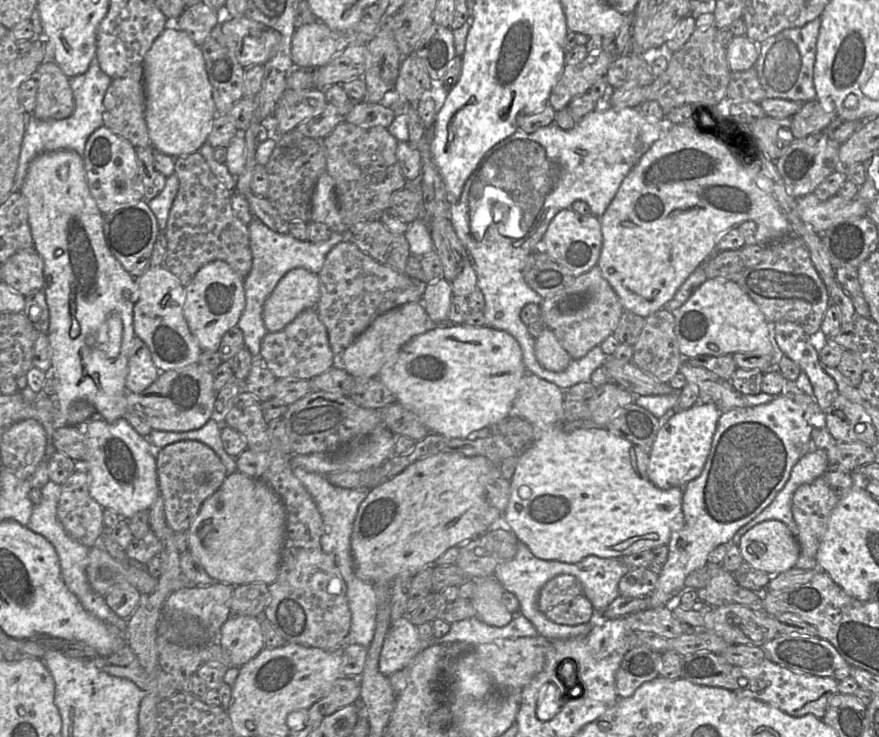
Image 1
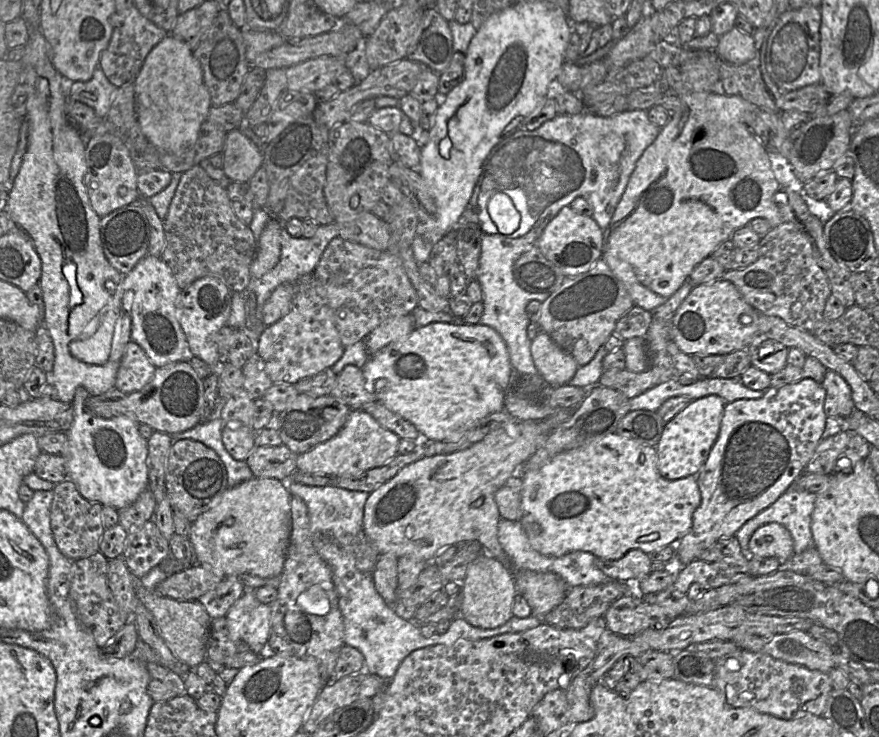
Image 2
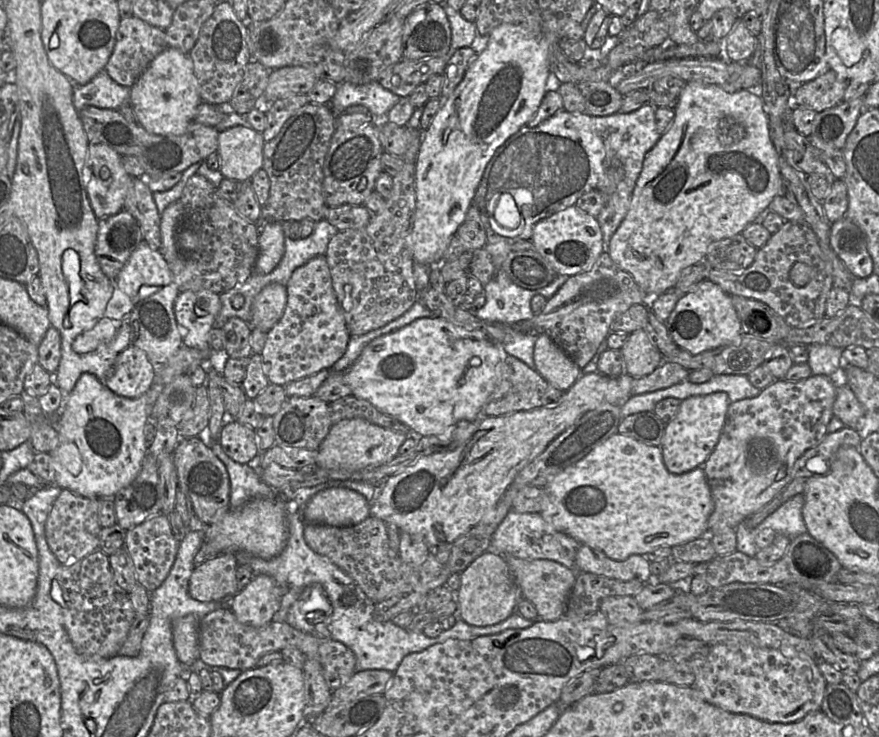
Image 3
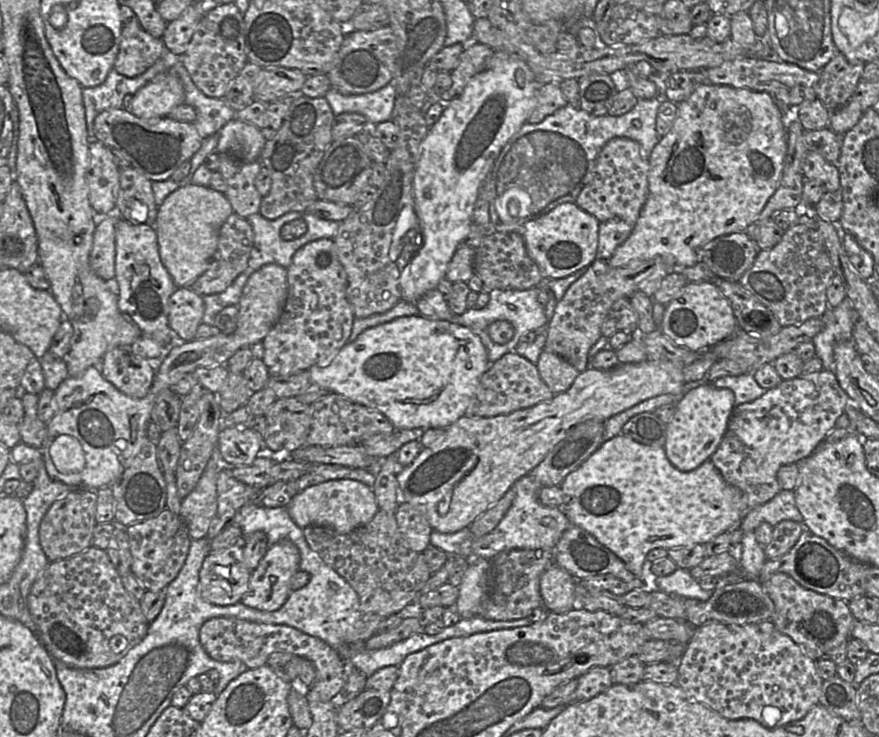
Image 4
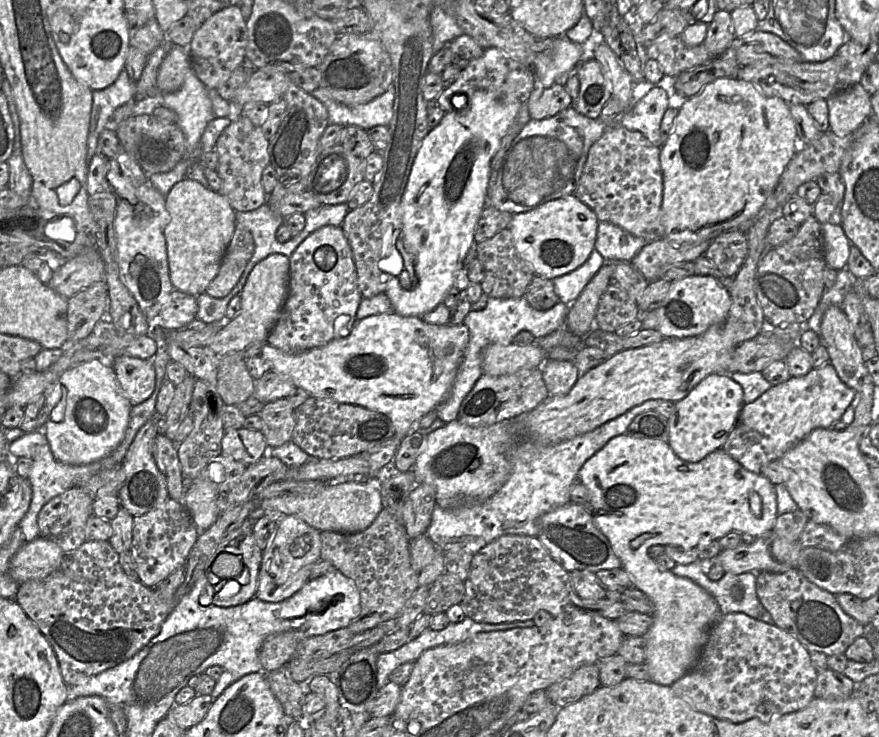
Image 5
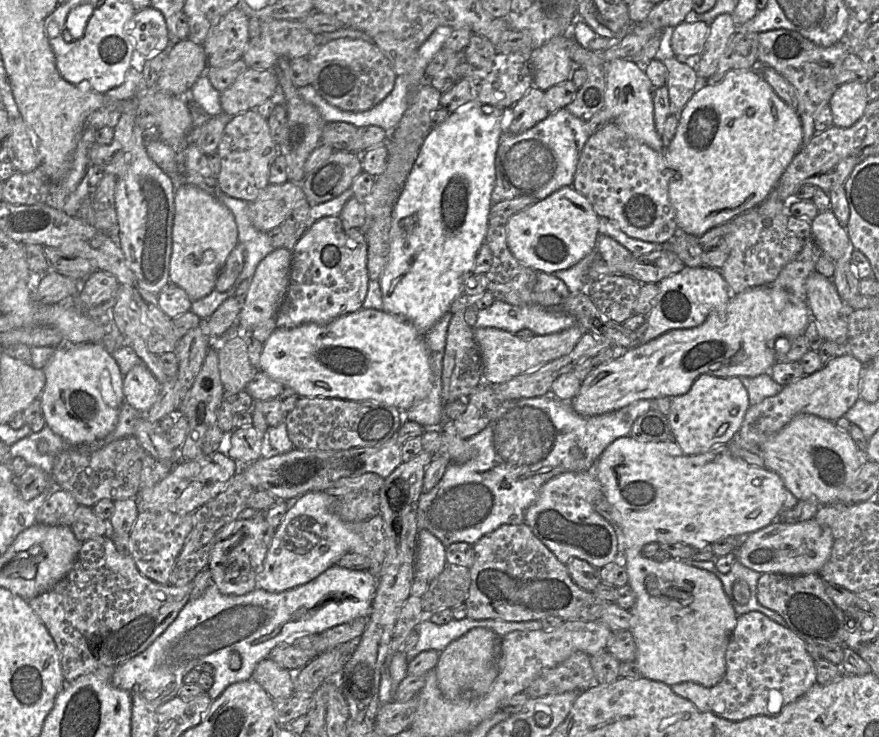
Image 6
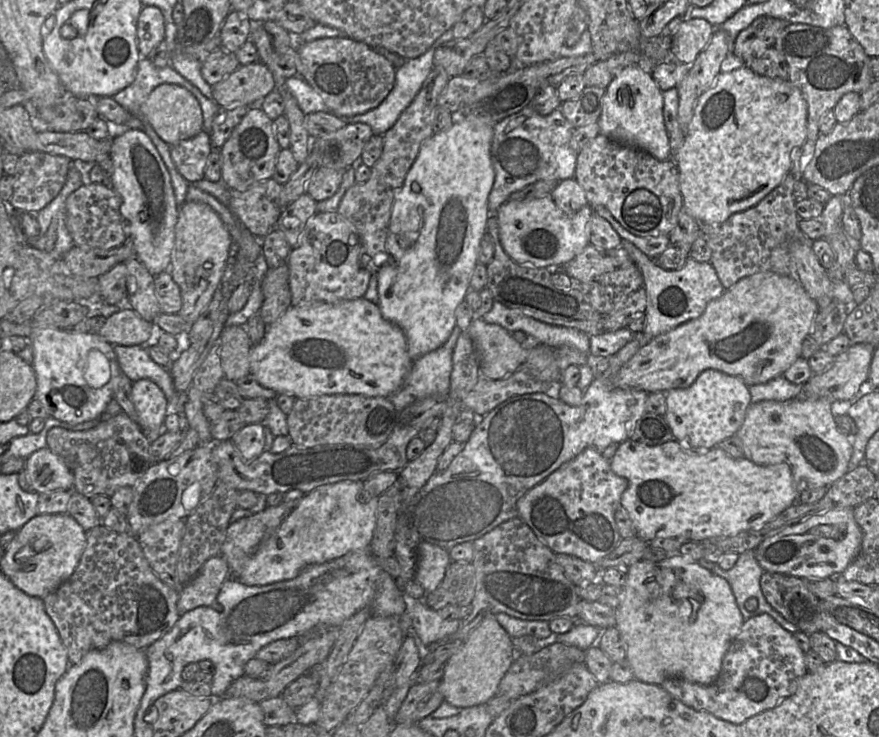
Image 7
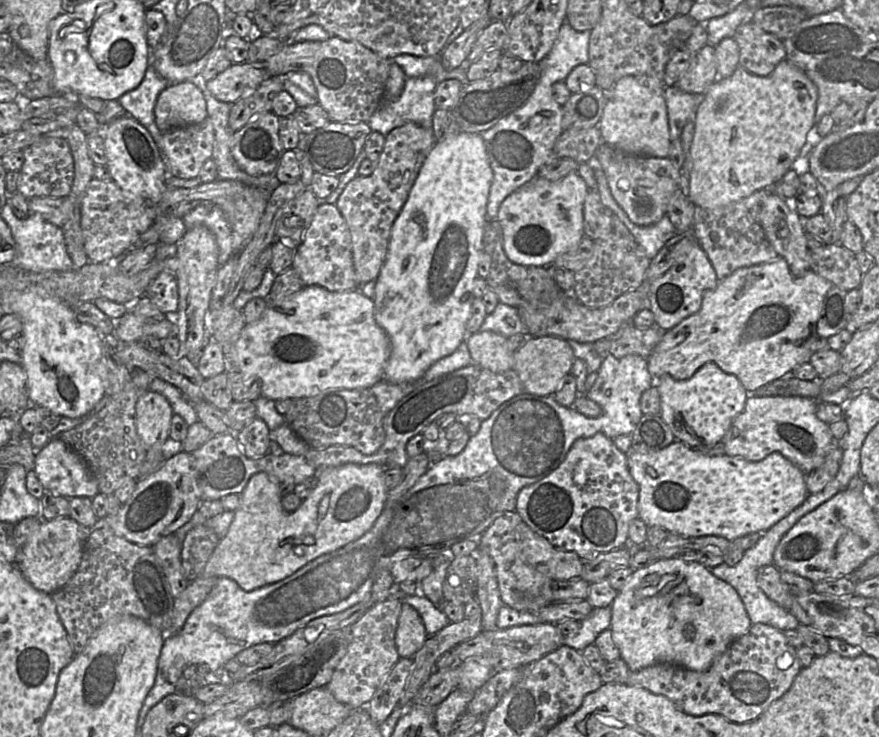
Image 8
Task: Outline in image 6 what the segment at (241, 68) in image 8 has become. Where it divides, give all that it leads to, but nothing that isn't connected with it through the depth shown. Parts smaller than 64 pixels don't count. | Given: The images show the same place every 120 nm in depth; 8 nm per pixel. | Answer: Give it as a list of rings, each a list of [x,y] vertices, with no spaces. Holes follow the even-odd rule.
[[[248,67],[227,89],[220,93],[223,112],[230,116],[256,109],[267,99],[276,97],[278,78],[273,70],[259,70]]]

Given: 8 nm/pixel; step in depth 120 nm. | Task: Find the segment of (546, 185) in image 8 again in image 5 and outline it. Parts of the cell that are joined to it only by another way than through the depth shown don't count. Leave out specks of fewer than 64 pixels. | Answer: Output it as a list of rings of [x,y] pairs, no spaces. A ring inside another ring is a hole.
[[[573,194],[548,201],[530,211],[513,214],[508,229],[519,256],[534,270],[535,275],[553,280],[580,267],[595,249],[599,220],[595,213]]]

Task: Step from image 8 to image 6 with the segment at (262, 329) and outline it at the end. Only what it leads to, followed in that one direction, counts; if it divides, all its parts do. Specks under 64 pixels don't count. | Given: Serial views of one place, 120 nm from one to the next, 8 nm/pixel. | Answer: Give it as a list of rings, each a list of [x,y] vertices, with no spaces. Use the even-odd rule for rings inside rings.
[[[363,307],[325,325],[307,323],[291,329],[276,328],[264,343],[258,371],[293,389],[299,397],[373,401],[394,406],[402,412],[425,399],[433,383],[424,334],[405,318]]]

